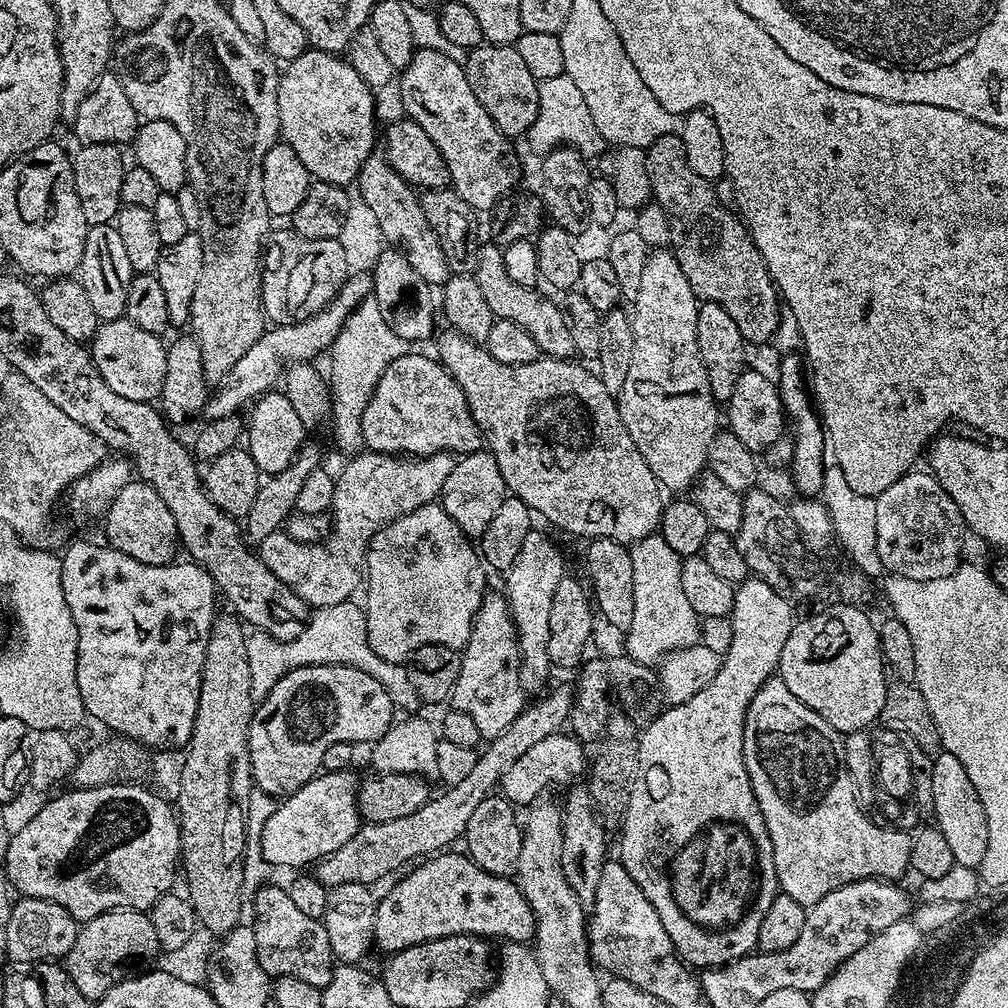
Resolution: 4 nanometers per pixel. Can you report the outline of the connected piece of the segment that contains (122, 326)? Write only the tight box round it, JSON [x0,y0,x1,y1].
[90,318,168,402]

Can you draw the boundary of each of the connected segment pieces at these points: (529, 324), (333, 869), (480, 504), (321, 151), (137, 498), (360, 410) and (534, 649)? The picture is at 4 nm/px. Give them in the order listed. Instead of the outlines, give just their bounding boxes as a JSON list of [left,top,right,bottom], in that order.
[[474,242,576,360],[314,687,573,890],[438,450,509,538],[278,48,376,186],[103,478,178,566],[330,298,410,454],[503,530,566,693]]

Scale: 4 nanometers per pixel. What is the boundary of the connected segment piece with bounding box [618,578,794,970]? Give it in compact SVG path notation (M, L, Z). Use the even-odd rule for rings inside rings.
M749 578L742 581L736 588L736 597L730 617L734 630L732 645L728 653L721 659L718 674L714 674L714 678L710 678L710 686L702 686L702 690L698 690L698 694L694 694L694 698L690 698L686 702L665 707L665 712L657 720L650 721L648 729L645 732L641 731L638 736L640 776L636 780L636 788L632 791L632 801L628 803L622 827L619 829L621 832L618 859L621 864L626 866L630 878L634 878L638 882L642 894L646 894L646 898L650 898L650 906L654 906L654 910L658 910L658 918L662 918L662 926L666 930L666 934L670 934L670 942L676 948L677 956L683 959L685 965L696 970L706 970L721 964L729 964L731 960L749 955L756 948L758 942L758 926L762 926L762 918L766 918L766 910L770 910L770 902L774 902L774 898L778 895L780 883L774 870L774 850L770 842L770 834L766 830L762 810L754 798L754 790L744 761L744 719L748 713L748 704L754 698L754 694L766 681L773 679L774 673L779 669L782 646L786 646L786 638L794 623L792 608L793 605L765 580Z

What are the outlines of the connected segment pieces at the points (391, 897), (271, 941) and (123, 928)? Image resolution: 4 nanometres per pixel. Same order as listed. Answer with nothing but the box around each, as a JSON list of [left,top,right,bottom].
[[374,850,536,954],[250,884,338,990],[66,910,162,1002]]

